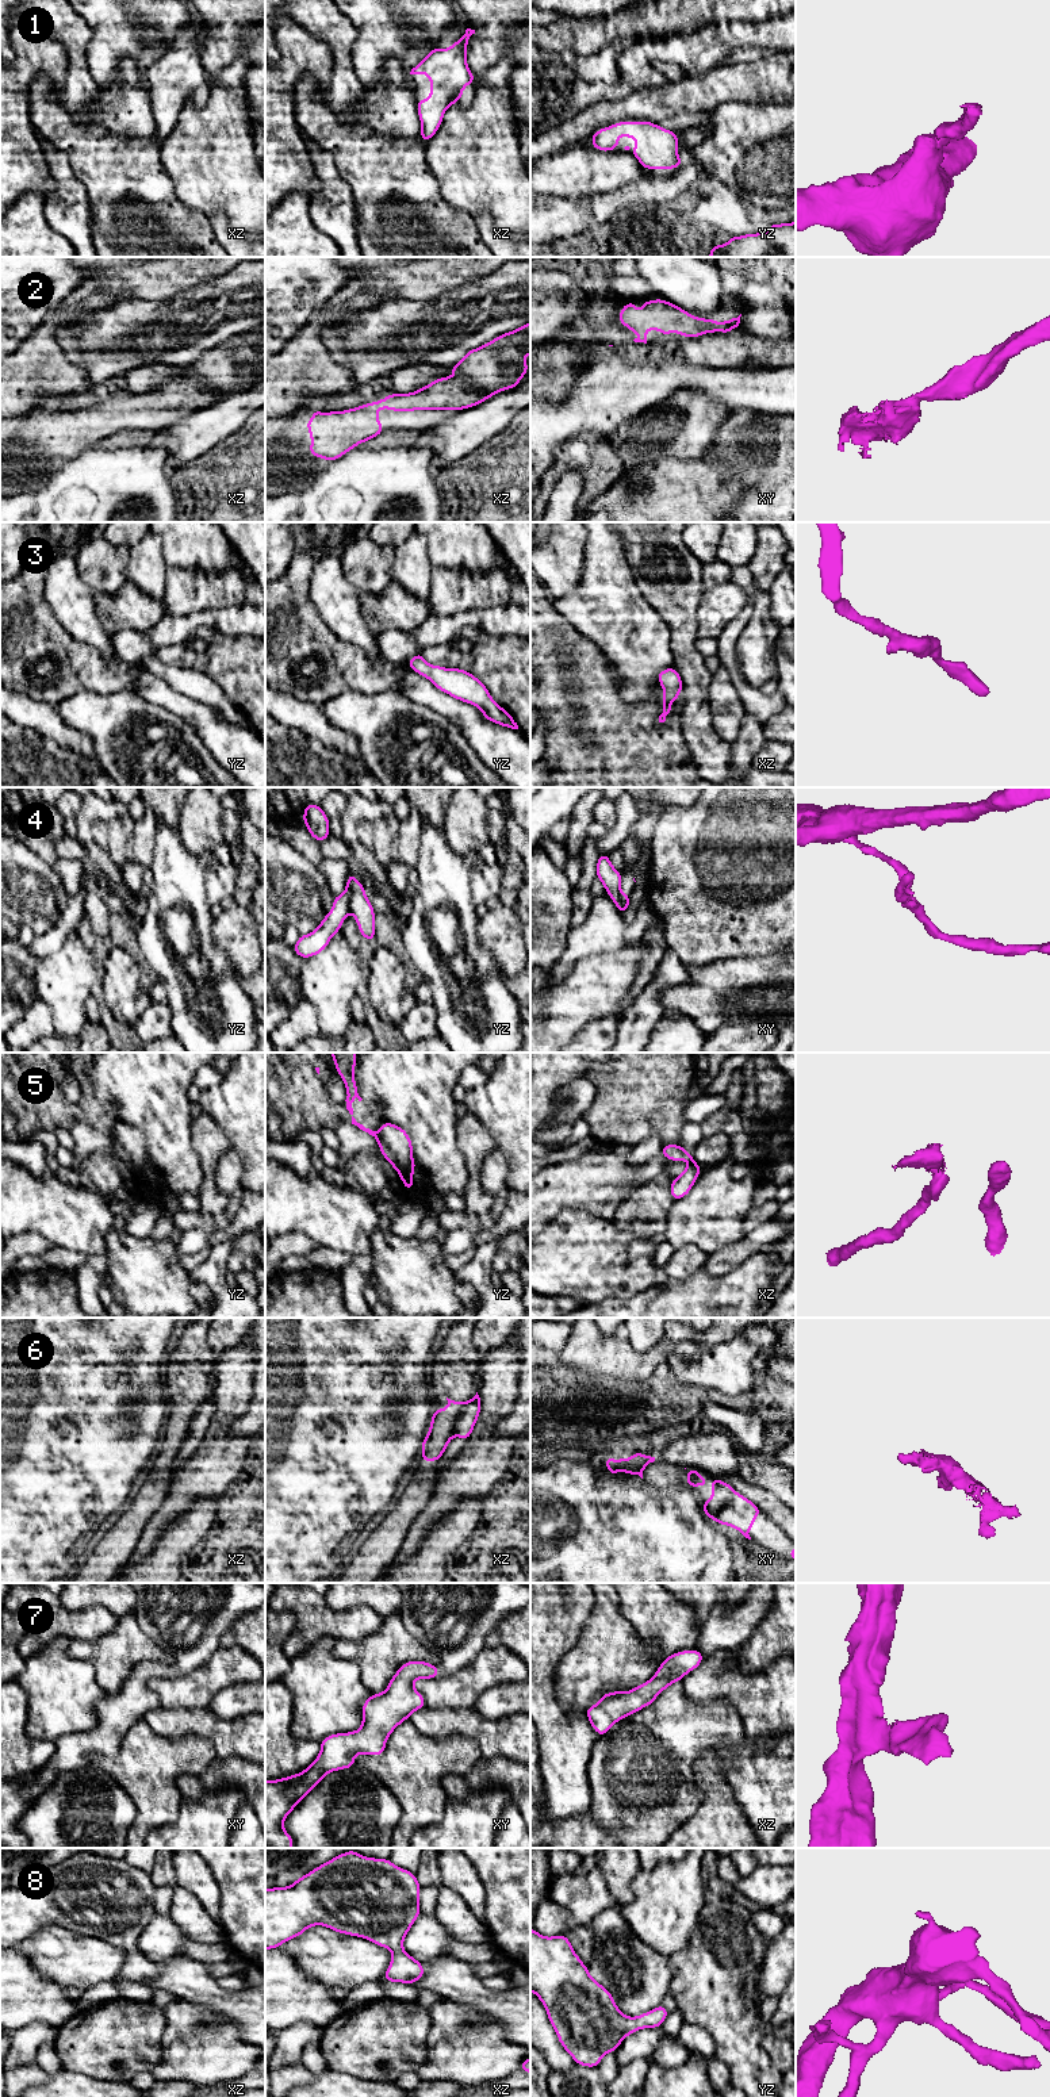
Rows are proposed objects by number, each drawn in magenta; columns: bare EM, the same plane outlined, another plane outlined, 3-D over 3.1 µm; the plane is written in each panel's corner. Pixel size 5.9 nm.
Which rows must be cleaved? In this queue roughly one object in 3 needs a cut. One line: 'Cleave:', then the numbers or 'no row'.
Cleave: 4, 5, 6

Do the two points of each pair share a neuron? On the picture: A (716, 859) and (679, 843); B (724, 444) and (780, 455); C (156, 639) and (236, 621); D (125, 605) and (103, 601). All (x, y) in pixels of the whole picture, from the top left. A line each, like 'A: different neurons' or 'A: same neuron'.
A: same neuron
B: same neuron
C: same neuron
D: same neuron

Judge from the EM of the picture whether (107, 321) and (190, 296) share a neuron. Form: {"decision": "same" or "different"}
{"decision": "same"}

